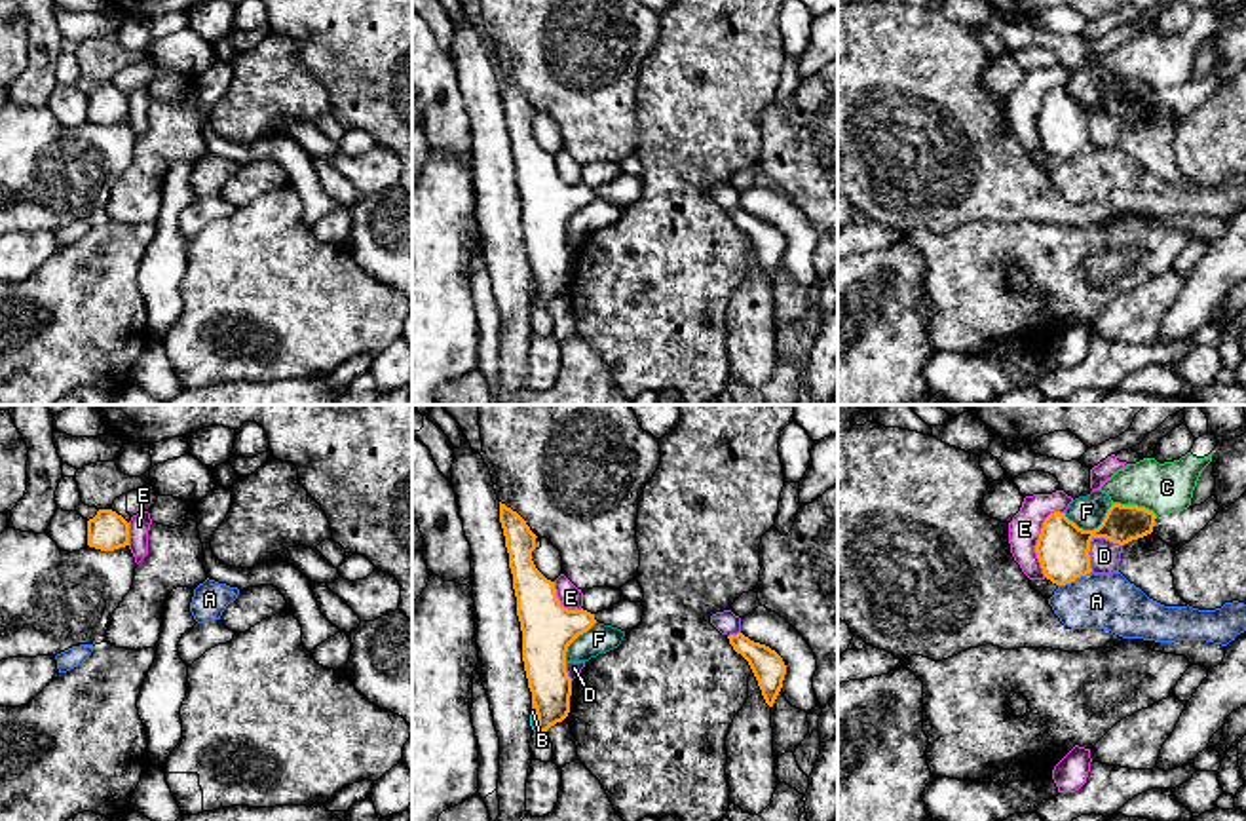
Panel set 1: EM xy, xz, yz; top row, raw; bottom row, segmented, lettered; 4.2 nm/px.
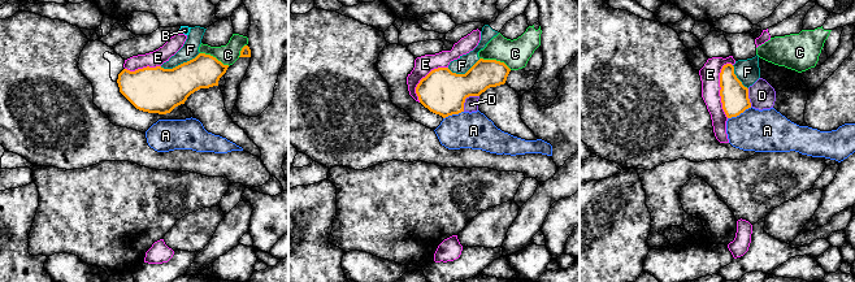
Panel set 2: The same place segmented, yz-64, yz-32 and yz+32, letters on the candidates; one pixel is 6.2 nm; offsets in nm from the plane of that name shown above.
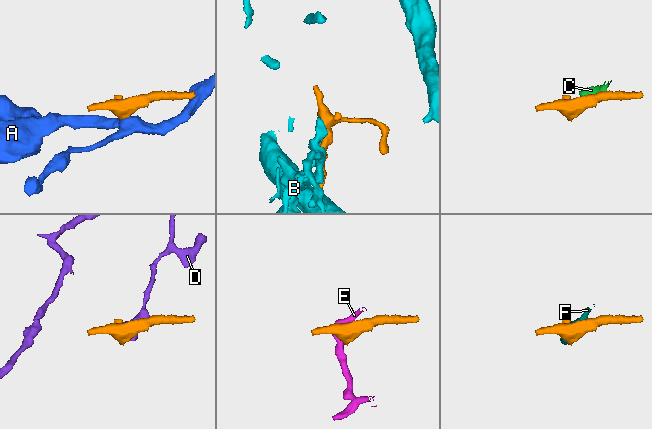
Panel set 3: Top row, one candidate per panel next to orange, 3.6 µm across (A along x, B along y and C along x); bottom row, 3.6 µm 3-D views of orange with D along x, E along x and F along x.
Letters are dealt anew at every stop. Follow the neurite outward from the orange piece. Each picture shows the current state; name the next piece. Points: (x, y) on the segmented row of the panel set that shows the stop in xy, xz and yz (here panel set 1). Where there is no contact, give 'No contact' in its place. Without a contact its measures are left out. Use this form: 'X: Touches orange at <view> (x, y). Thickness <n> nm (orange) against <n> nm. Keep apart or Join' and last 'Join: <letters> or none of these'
A: Touches orange at yz (1074, 580). Thickness 220 nm (orange) against 240 nm. Keep apart
B: Touches orange at xz (536, 713). Thickness 180 nm (orange) against 30 nm. Keep apart
C: Touches orange at yz (1134, 506). Thickness 160 nm (orange) against 220 nm. Keep apart
D: Touches orange at yz (1091, 540). Thickness 220 nm (orange) against 130 nm. Keep apart
E: Touches orange at yz (1038, 542). Thickness 220 nm (orange) against 140 nm. Keep apart
F: Touches orange at yz (1091, 531). Thickness 220 nm (orange) against 140 nm. Keep apart
Join: none of these

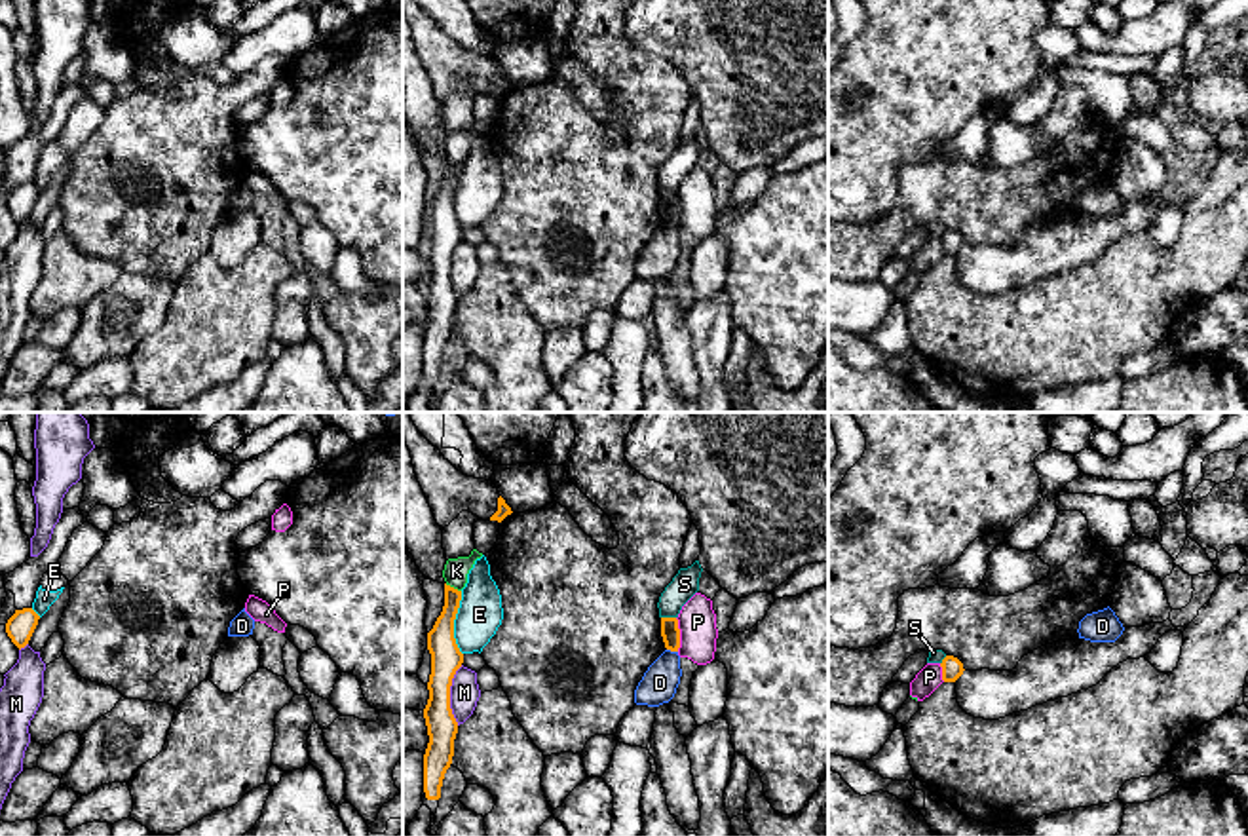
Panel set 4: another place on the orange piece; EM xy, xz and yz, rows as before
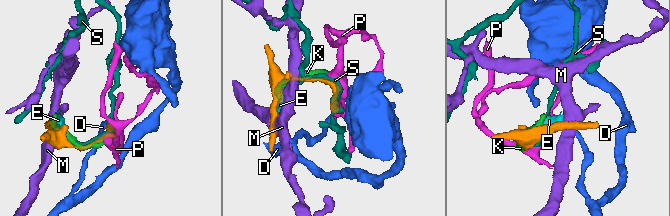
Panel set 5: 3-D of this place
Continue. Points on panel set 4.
D: Touches orange at xz (673, 650). Thickness 80 nm (orange) against 150 nm. Keep apart
E: Touches orange at xz (453, 624). Thickness 130 nm (orange) against 190 nm. Keep apart
K: Touches orange at xz (453, 588). Thickness 120 nm (orange) against 100 nm. Keep apart
M: Touches orange at xz (449, 696). Thickness 130 nm (orange) against 130 nm. Keep apart
P: Touches orange at xz (679, 635). Thickness 80 nm (orange) against 160 nm. Keep apart
S: Touches orange at xz (669, 618). Thickness 80 nm (orange) against 110 nm. Keep apart
Join: none of these

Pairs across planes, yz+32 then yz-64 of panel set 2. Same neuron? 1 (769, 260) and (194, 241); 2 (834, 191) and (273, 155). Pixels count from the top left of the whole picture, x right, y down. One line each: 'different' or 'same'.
1: different
2: different

